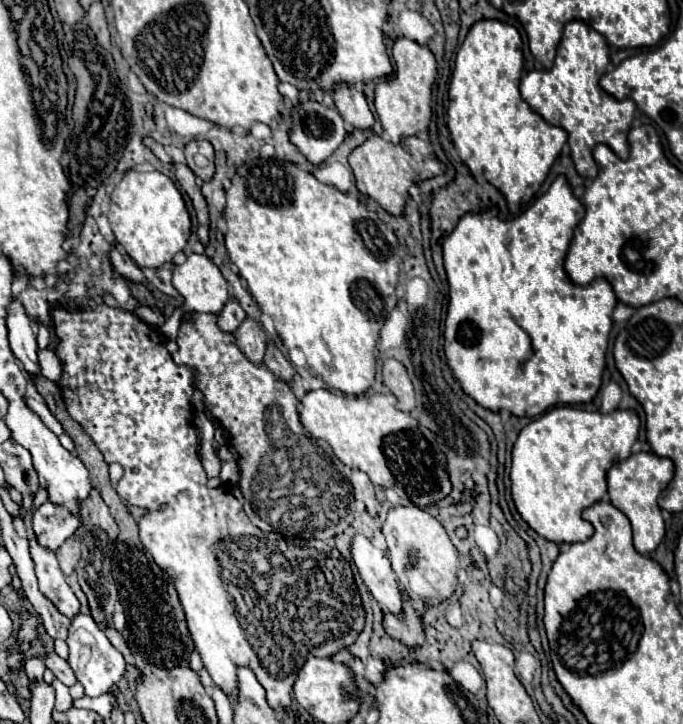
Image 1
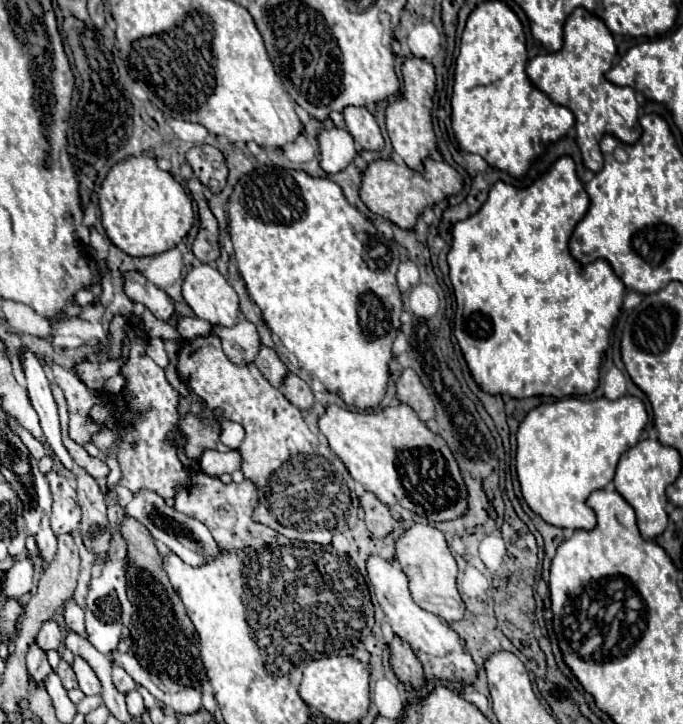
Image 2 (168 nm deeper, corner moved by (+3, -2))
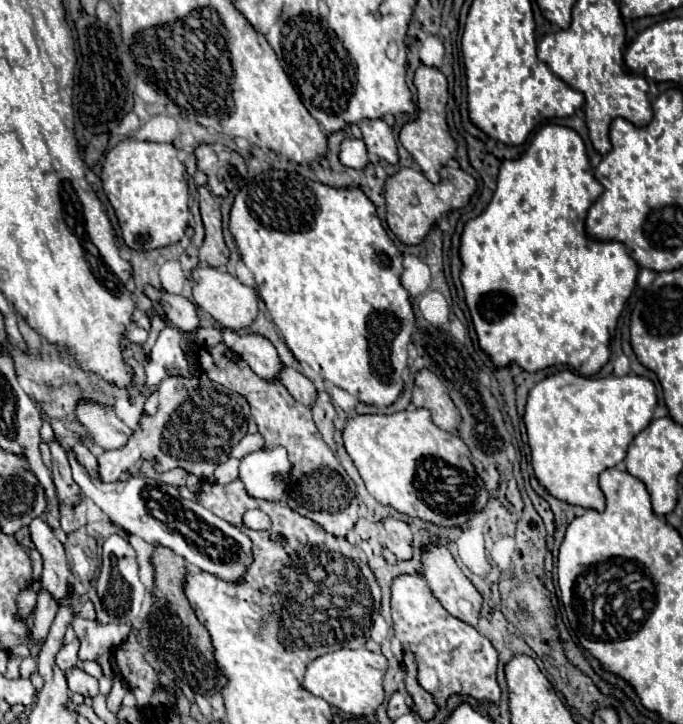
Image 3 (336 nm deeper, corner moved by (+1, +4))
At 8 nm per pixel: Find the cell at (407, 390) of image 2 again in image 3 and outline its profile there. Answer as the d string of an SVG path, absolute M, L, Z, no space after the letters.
M422 369L416 375L416 383L412 389L412 403L416 407L424 407L432 413L434 423L444 431L456 431L460 425L460 411L454 401L448 397L444 383L428 369Z

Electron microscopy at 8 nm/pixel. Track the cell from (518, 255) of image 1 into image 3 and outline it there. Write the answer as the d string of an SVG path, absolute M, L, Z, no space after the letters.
M554 123L544 125L534 135L530 147L518 159L510 159L510 161L502 163L500 175L498 175L498 189L494 191L494 199L490 201L490 205L484 209L484 213L480 217L466 223L464 233L462 233L462 245L460 245L460 259L464 265L462 273L460 273L460 281L464 285L466 305L470 309L480 347L492 357L496 367L518 363L524 371L538 371L538 369L546 369L550 365L570 365L574 371L578 371L582 375L594 375L608 361L610 333L616 329L616 323L618 323L618 317L624 309L624 303L628 301L628 297L636 285L638 263L628 255L624 243L596 241L596 239L590 239L586 235L586 213L588 213L590 205L602 195L602 191L604 191L604 187L594 177L594 169L590 165L584 139L570 127L562 127L562 125L554 125Z

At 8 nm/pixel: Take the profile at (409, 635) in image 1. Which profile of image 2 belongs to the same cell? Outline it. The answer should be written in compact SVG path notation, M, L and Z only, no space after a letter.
M394 637L390 643L390 665L396 673L396 677L410 689L418 689L424 685L424 671L422 671L422 663L418 663L418 657L414 655L412 647Z

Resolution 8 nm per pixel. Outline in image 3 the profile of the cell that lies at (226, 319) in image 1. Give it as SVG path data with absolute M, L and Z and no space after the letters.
M226 329L224 345L238 353L258 377L264 377L266 381L280 381L280 369L284 367L284 363L280 361L274 345L268 339Z

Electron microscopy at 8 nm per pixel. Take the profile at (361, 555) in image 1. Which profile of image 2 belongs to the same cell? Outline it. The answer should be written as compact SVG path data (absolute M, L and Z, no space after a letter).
M370 555L366 559L366 571L368 571L368 581L374 587L376 601L380 603L382 611L390 619L394 633L412 645L414 653L418 655L418 659L424 665L426 679L450 679L450 681L472 683L476 677L476 665L474 665L472 657L464 651L462 639L446 625L446 621L420 609L412 601L410 591L408 591L408 579L406 579L404 571L400 569L398 561L390 563L390 561L382 559L380 555Z

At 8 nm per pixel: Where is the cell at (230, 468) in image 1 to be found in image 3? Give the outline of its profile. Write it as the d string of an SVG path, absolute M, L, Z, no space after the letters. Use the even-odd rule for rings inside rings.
M284 447L258 449L240 463L240 479L250 497L266 501L286 501L292 489L292 463ZM264 489L264 491L258 491Z

